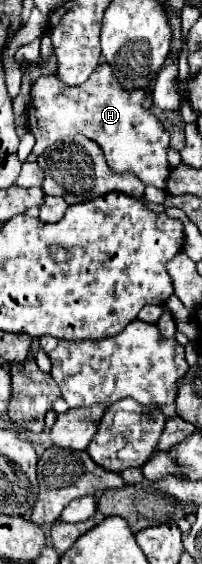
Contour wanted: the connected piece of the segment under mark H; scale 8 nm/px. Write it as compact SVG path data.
M106 62L98 64L92 76L80 86L60 84L56 74L36 78L28 100L28 130L36 138L32 152L40 156L54 142L80 134L94 140L104 150L108 166L114 172L132 172L146 186L152 184L166 190L166 180L170 174L170 164L166 160L170 134L152 110L142 106L146 94L148 90L126 92Z

